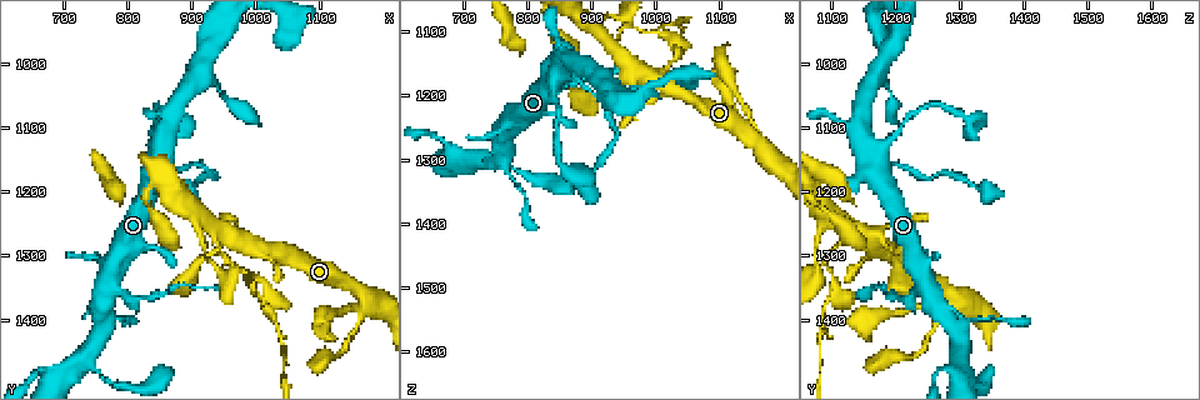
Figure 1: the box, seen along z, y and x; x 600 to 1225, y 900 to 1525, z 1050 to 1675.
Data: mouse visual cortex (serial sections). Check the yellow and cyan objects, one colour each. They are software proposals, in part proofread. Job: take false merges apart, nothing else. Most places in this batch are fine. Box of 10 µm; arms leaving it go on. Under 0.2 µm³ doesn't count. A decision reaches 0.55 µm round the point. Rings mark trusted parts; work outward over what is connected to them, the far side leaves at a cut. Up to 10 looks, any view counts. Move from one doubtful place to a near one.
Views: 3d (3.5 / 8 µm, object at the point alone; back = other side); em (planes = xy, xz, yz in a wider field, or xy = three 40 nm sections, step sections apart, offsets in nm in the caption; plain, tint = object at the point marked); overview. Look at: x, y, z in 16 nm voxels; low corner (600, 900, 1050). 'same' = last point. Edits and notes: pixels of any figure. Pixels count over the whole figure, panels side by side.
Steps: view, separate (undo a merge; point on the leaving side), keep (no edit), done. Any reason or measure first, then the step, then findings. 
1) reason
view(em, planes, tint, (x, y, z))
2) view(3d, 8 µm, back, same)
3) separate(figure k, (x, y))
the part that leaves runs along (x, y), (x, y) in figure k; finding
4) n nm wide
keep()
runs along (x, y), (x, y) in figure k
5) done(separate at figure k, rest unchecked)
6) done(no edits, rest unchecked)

thin arm on a thick one
view(3d, 3.5 µm, (840, 1140, 1170))

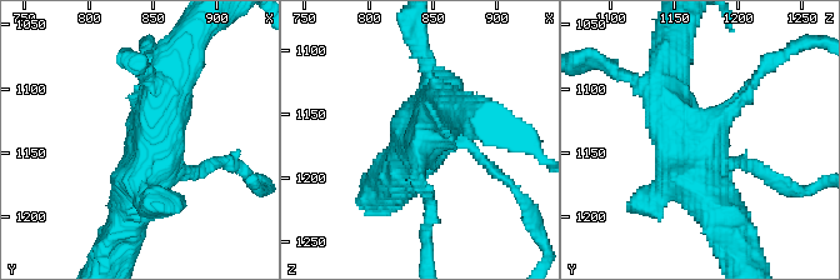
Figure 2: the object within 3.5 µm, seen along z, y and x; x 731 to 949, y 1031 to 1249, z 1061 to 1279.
now the EM
view(em, xy, step 3, tint, (844, 1140, 1170))

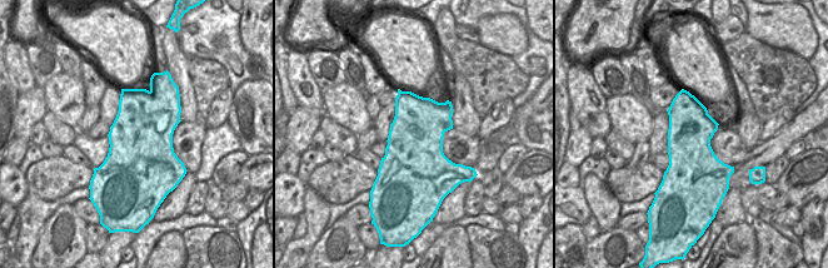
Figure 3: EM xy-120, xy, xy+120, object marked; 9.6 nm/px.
view(em, xy, step 2, tint, same)

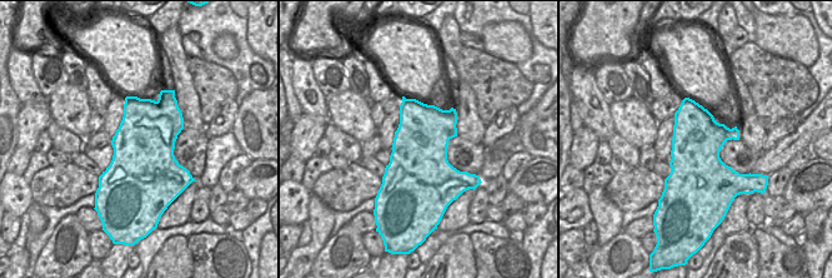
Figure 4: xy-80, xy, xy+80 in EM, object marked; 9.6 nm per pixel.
keep()
runs along (733, 230), (681, 156), (669, 91) in figure 2; all the same cell

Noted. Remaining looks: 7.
thin arm on a thick one
view(3d, 3.5 µm, (675, 1480, 1285))

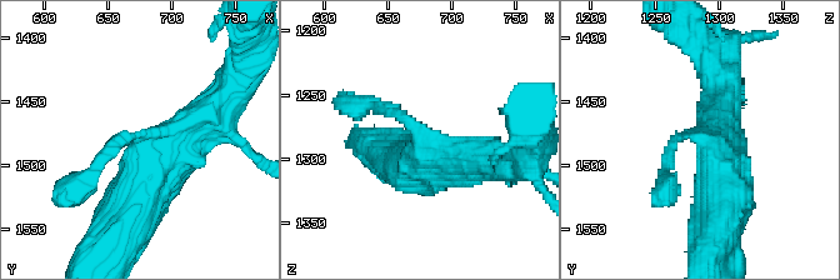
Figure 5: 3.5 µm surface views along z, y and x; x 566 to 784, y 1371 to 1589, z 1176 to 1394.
3 arms; arms of 150, 450, 500 nm
view(em, xy, step 1, tint, (672, 1478, 1284))

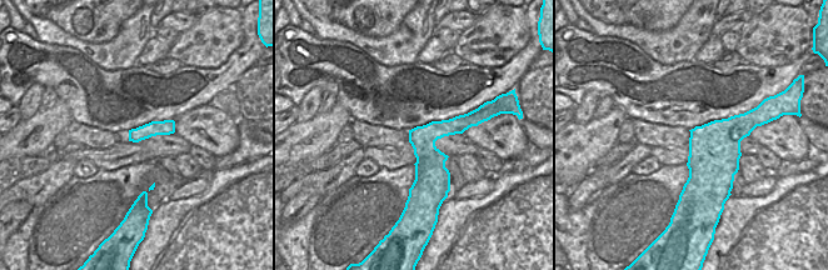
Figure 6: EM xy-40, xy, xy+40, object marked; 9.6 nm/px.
keep()
one cell here

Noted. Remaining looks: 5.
a narrow waist
view(3d, 3.5 µm, back, (1000, 1325, 1100))

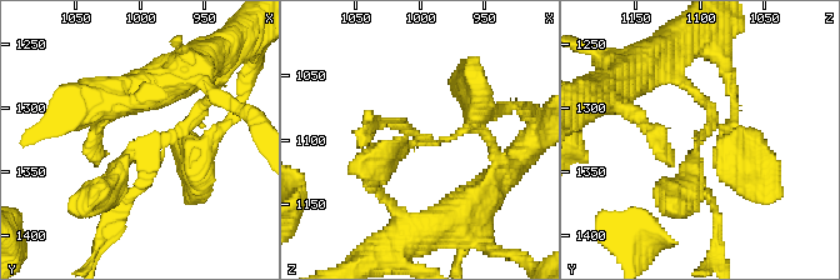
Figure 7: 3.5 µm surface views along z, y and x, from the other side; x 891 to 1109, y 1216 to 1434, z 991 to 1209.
arms of 150, 300 nm
view(em, xy, step 1, tint, (996, 1328, 1102))

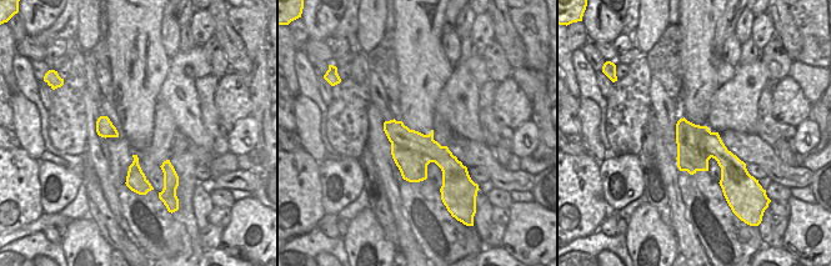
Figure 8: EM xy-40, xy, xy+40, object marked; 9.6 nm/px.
keep()
runs along (208, 100), (89, 196) in figure 7; one cell here

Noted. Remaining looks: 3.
abrupt turn
view(3d, 3.5 µm, (1175, 1375, 1285))

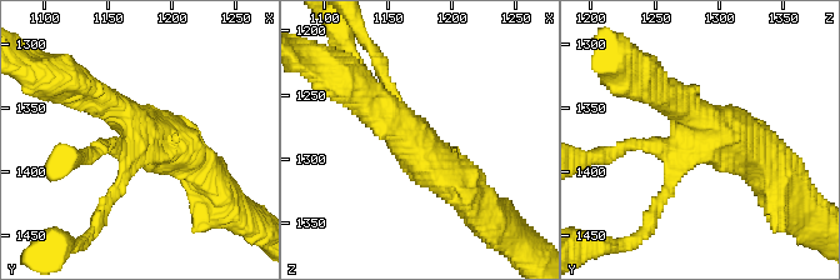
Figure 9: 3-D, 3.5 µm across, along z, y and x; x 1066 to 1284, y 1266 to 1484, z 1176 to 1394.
view(em, xy, step 2, tint, (1176, 1370, 1286))

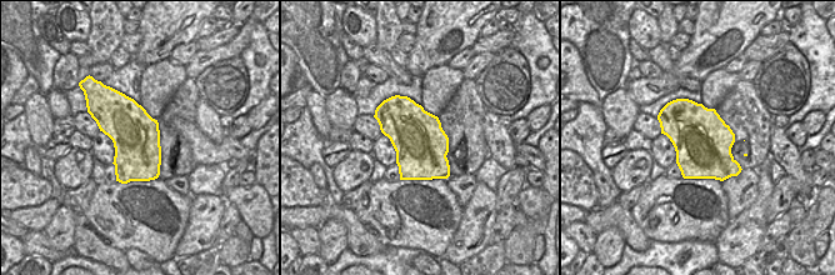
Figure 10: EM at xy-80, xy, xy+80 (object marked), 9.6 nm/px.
keep()
runs along (81, 90), (139, 129), (135, 155), (108, 144) in figure 9; all the same cell

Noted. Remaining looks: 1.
done(no edits, rest unchecked)

